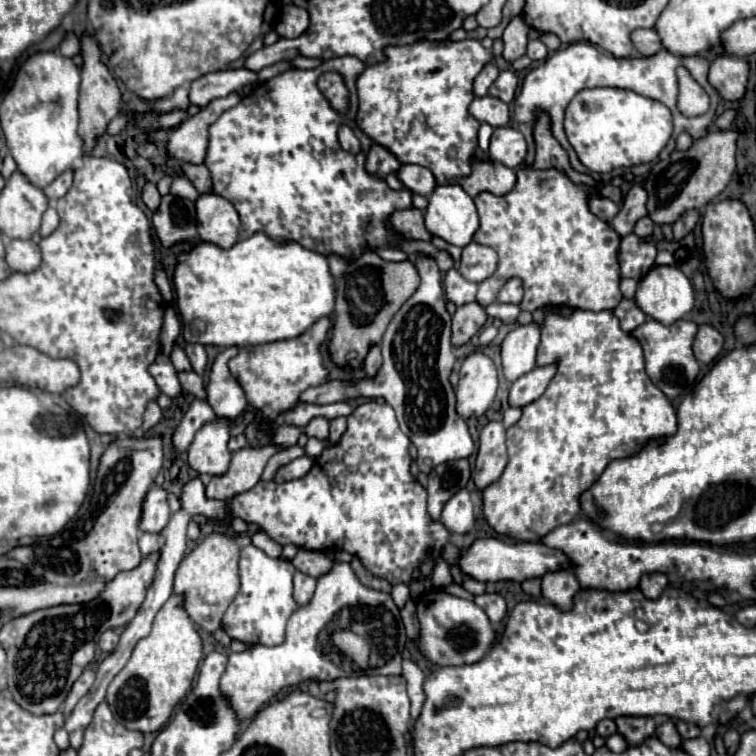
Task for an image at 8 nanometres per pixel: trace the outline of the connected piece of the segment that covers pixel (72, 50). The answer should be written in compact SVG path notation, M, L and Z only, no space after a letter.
M68 34L66 40L60 44L60 54L66 56L66 58L72 58L72 56L80 54L80 42L74 34Z

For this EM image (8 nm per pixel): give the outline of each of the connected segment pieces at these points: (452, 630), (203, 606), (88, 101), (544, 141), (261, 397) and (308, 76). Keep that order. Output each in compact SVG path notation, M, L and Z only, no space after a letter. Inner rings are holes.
M432 590L418 600L420 638L418 650L438 666L458 666L478 662L494 642L494 628L486 612L470 600L456 598L444 590Z
M214 532L206 536L200 544L196 544L194 550L180 562L176 570L176 578L174 578L174 592L180 592L186 596L184 608L202 630L214 632L216 628L220 628L222 616L238 592L240 550L248 544L250 544L248 534L228 536L228 534Z
M86 34L82 38L82 58L84 58L84 68L80 72L82 76L82 84L80 84L80 134L86 142L86 148L90 150L96 142L96 138L100 138L104 132L106 132L106 124L118 116L120 112L120 104L122 104L122 98L120 98L120 90L112 78L112 74L108 72L108 68L100 62L100 46L98 42Z
M546 114L538 116L536 128L534 128L534 138L536 138L536 160L534 160L534 168L558 168L562 172L566 172L570 176L572 182L580 184L594 184L594 180L590 176L584 176L580 172L574 172L574 168L568 162L568 152L560 146L560 142L550 134L550 120Z
M322 318L298 338L240 348L240 352L230 360L230 370L234 378L238 378L238 384L242 386L254 410L258 410L264 418L274 420L278 414L292 410L300 402L298 396L306 388L320 386L328 380L330 370L324 366L324 356L320 352L320 346L328 338L328 330L330 330L330 320Z
M332 58L324 62L318 68L312 70L296 70L290 68L288 72L280 74L278 78L272 78L264 84L260 84L260 90L256 94L262 94L264 102L240 102L234 108L226 110L212 126L210 126L210 146L206 156L206 166L212 174L214 192L234 204L234 208L240 214L240 238L248 238L256 232L268 234L272 240L296 240L304 248L316 250L324 256L340 254L348 262L358 258L366 250L374 250L378 246L390 246L390 248L402 248L406 254L416 252L428 252L436 258L442 272L454 266L448 252L434 248L428 242L420 240L404 240L396 236L390 226L388 218L394 210L410 208L412 206L412 192L410 190L390 190L388 184L380 178L374 178L366 172L366 152L372 146L372 140L354 124L356 122L356 110L358 110L358 98L356 98L356 76L364 70L364 64L354 58ZM324 72L338 72L344 76L346 88L350 90L348 106L352 110L352 116L346 118L344 114L336 112L330 102L324 98L324 94L318 90L316 82L318 76ZM342 124L348 124L354 134L358 136L362 144L360 154L350 154L342 150L338 142L338 128Z

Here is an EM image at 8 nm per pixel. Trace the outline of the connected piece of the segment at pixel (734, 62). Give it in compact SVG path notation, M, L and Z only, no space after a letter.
M724 54L710 64L708 80L712 86L720 90L720 94L726 100L740 100L746 92L748 74L750 74L748 60Z

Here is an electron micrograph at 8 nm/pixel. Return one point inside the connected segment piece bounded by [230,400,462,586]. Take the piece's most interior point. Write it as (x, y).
(360, 496)

